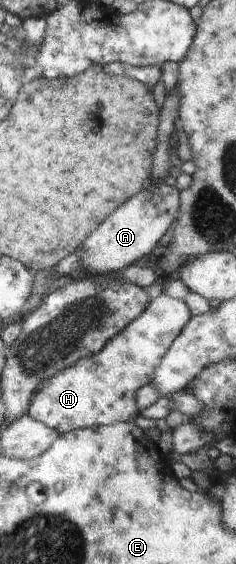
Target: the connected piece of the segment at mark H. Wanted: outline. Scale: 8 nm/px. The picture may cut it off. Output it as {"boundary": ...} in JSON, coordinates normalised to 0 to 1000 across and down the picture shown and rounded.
{"boundary":[[[695,520],[636,534],[610,557],[568,566],[525,587],[445,615],[305,649],[220,665],[144,702],[110,734],[208,754],[250,771],[343,759],[432,757],[508,746],[568,748],[593,736],[581,709],[589,690],[648,677],[657,658],[716,617],[797,574],[814,555],[780,532]]]}

